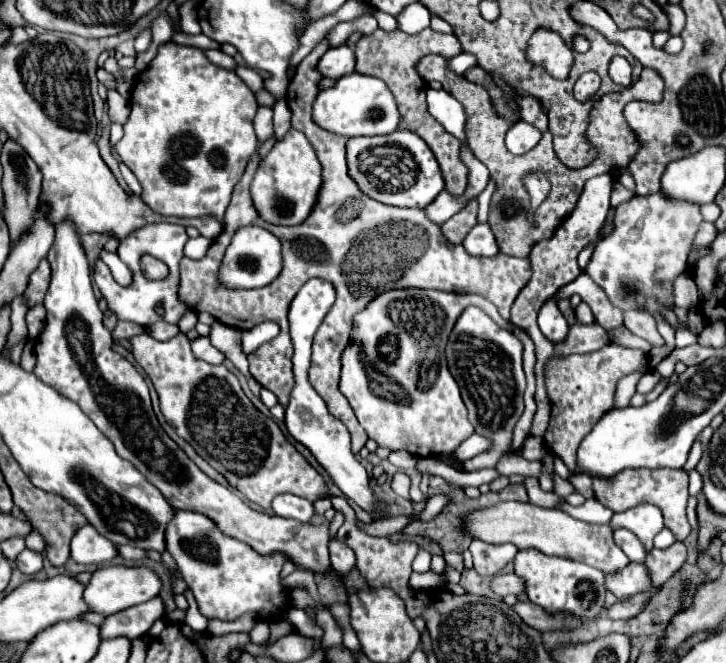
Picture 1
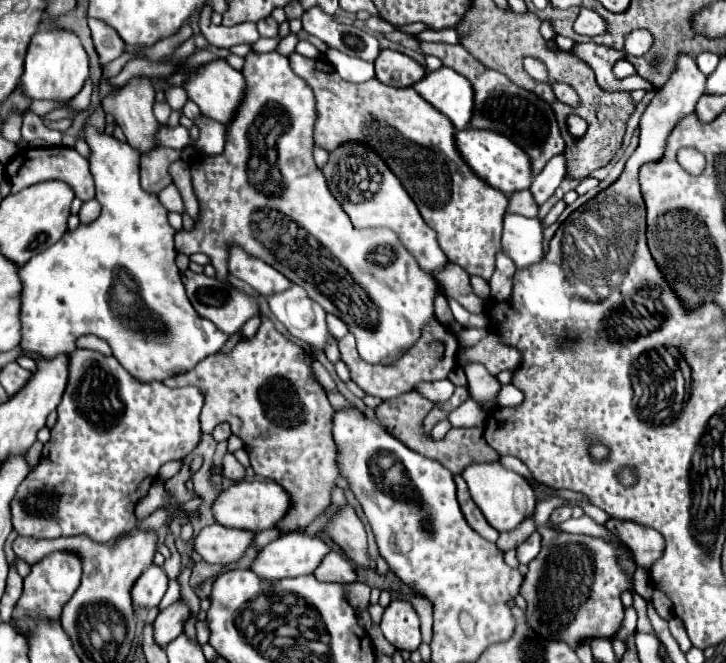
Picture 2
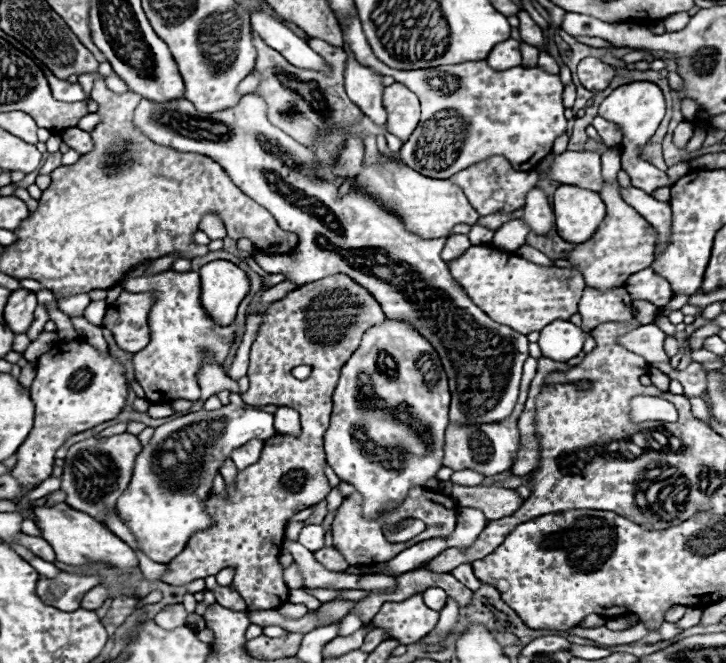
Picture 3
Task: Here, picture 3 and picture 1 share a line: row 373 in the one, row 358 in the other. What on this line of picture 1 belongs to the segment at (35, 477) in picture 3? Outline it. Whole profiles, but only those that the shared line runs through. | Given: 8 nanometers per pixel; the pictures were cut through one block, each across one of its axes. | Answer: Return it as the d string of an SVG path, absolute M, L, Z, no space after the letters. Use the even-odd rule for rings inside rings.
M62 220L56 226L56 240L48 252L48 262L52 266L52 282L44 298L44 306L48 310L46 316L46 326L44 332L38 336L36 342L36 368L34 374L54 388L58 394L66 396L68 400L76 402L82 412L102 430L110 442L116 446L118 456L130 460L164 496L166 500L176 508L176 510L194 510L206 516L212 516L216 524L222 528L222 532L228 532L228 536L238 538L252 548L256 548L260 554L270 554L270 552L284 552L290 560L294 560L298 566L308 568L312 572L326 572L330 568L328 560L328 526L314 526L314 524L302 524L298 520L288 520L280 516L270 516L256 512L246 506L246 502L230 492L228 488L220 486L212 478L208 478L186 454L184 450L162 430L162 426L156 420L156 414L150 404L150 392L148 384L140 376L140 372L120 354L112 350L112 334L104 328L102 324L102 312L98 308L98 300L92 290L92 280L90 280L90 262L86 258L86 250L82 246L80 234L74 226L72 220Z

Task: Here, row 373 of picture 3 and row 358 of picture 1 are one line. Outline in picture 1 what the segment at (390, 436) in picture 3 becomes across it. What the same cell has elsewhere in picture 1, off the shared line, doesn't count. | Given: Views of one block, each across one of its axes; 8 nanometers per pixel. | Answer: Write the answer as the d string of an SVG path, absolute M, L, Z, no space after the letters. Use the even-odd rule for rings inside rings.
M390 290L380 294L376 300L366 306L366 310L354 316L354 330L348 348L342 354L342 378L340 378L340 392L348 398L360 426L366 430L368 438L372 438L378 446L390 450L406 450L414 456L430 456L430 454L452 454L472 432L472 424L468 422L466 406L460 398L460 390L456 380L450 376L444 348L450 336L450 328L454 320L462 314L468 306L484 308L484 312L496 320L500 328L513 330L511 323L498 316L498 310L482 296L476 294L450 294L440 290ZM424 352L424 388L418 388L420 380L420 358Z

